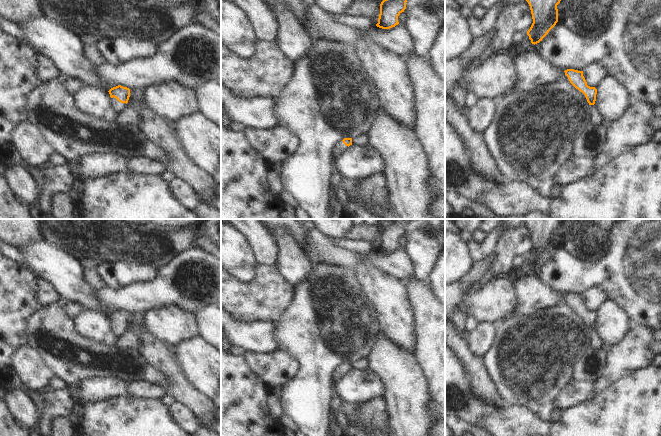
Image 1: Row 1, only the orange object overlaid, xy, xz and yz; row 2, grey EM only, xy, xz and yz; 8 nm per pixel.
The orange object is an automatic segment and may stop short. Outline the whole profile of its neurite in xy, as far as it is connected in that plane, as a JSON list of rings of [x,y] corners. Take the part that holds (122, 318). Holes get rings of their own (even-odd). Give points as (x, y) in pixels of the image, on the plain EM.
[[[118,309],[111,312],[109,315],[112,329],[117,337],[119,337],[128,327],[130,321],[130,313]]]

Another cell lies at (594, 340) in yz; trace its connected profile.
[[[596,329],[589,330],[588,344],[595,349],[602,349],[603,342]]]

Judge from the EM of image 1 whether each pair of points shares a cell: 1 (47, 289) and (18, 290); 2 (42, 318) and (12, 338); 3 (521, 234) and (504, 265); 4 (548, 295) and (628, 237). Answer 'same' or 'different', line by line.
1: different
2: different
3: same
4: different

